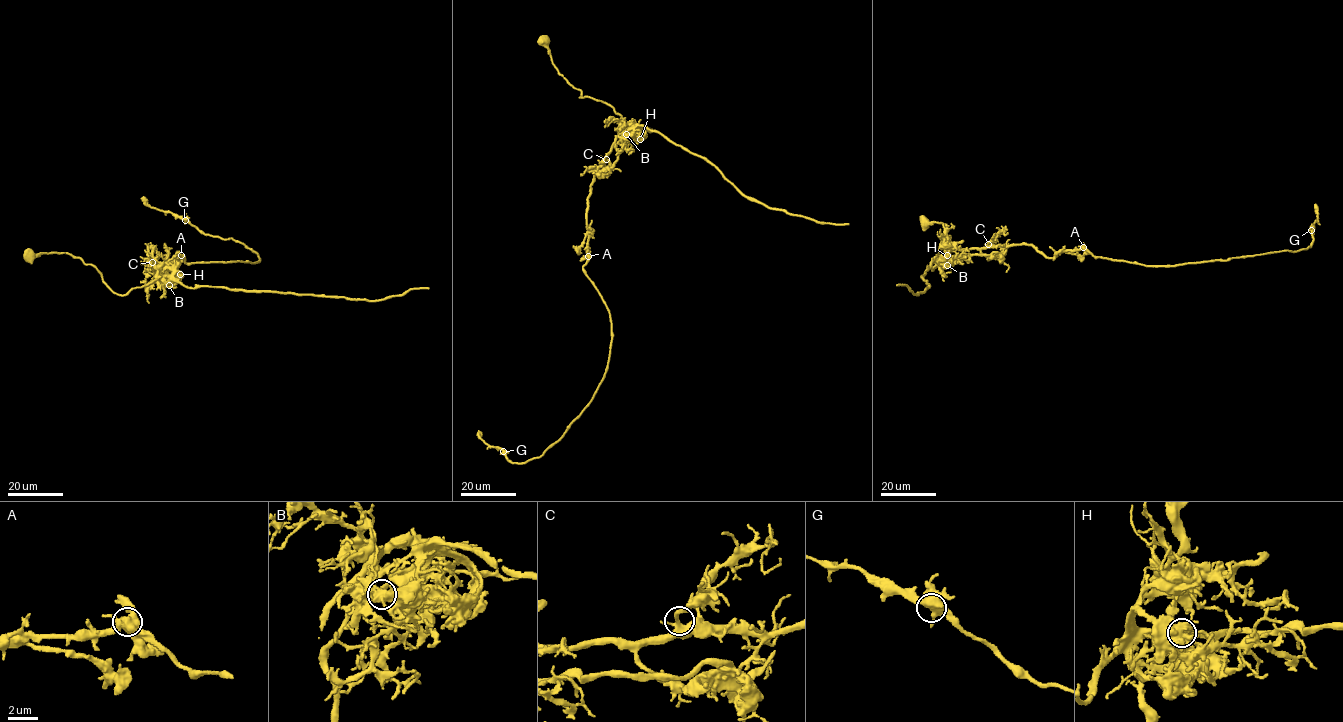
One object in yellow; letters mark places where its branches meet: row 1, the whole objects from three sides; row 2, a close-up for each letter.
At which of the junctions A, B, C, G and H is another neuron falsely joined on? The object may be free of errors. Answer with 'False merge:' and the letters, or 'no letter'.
False merge: B

